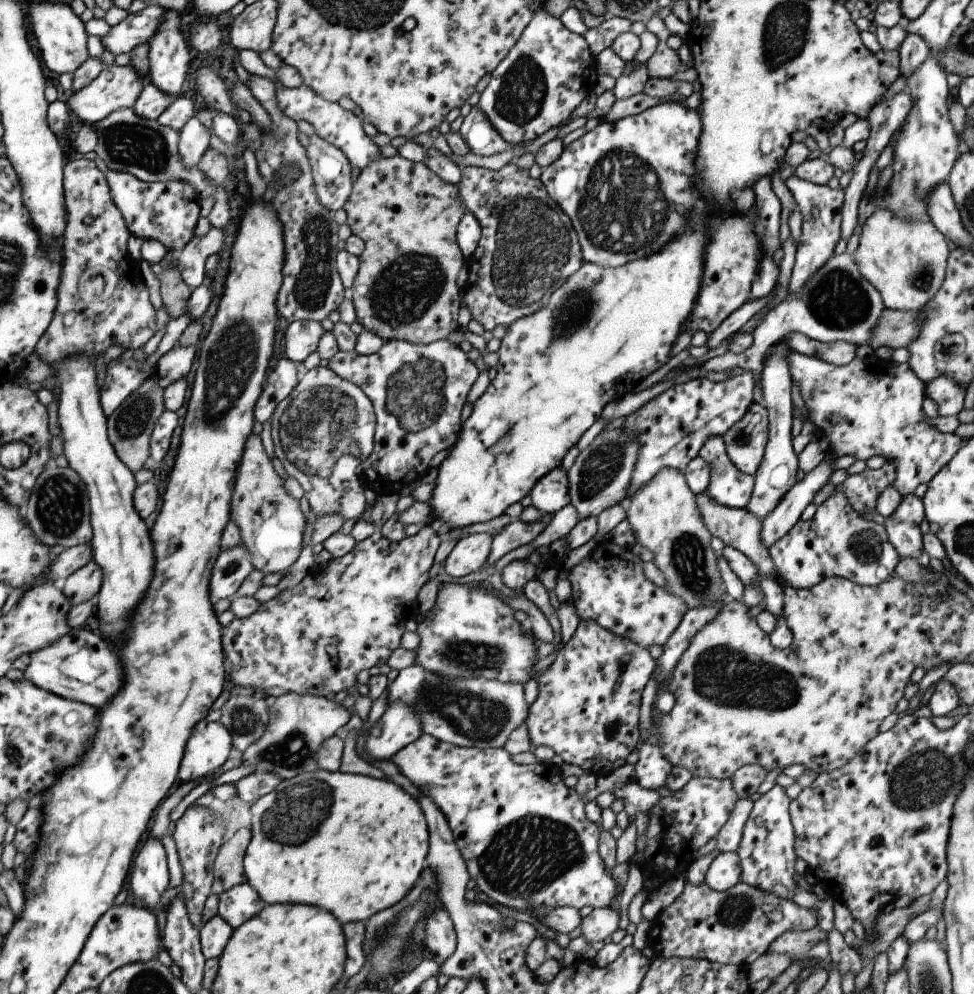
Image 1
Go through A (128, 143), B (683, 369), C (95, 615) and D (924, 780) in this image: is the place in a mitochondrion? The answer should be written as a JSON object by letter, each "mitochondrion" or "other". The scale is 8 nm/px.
{"A":"mitochondrion","B":"other","C":"other","D":"mitochondrion"}

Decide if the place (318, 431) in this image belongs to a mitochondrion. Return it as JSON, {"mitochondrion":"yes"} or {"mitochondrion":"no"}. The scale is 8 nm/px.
{"mitochondrion":"yes"}

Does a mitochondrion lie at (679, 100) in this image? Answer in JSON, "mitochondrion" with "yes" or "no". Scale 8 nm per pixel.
{"mitochondrion":"no"}

